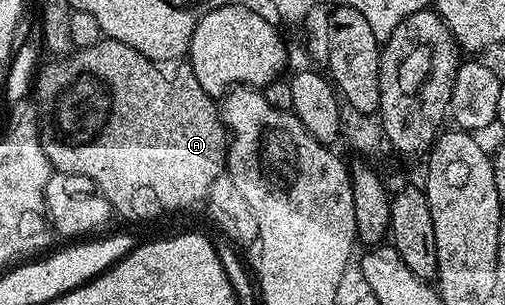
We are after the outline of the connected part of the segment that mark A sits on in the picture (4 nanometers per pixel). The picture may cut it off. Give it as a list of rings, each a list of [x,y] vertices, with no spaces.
[[[103,40],[83,50],[75,49],[69,56],[58,56],[46,67],[44,65],[36,74],[36,105],[44,112],[40,118],[40,141],[48,156],[51,167],[63,176],[75,174],[78,178],[87,178],[95,182],[97,193],[103,194],[110,202],[111,211],[122,218],[131,218],[134,222],[142,222],[145,218],[158,218],[169,210],[182,210],[193,202],[201,203],[212,188],[212,180],[216,180],[227,169],[226,151],[228,149],[228,131],[223,123],[220,106],[217,101],[200,88],[200,80],[196,80],[196,72],[186,60],[152,60],[136,48],[128,48],[128,44],[120,44],[113,40]]]

